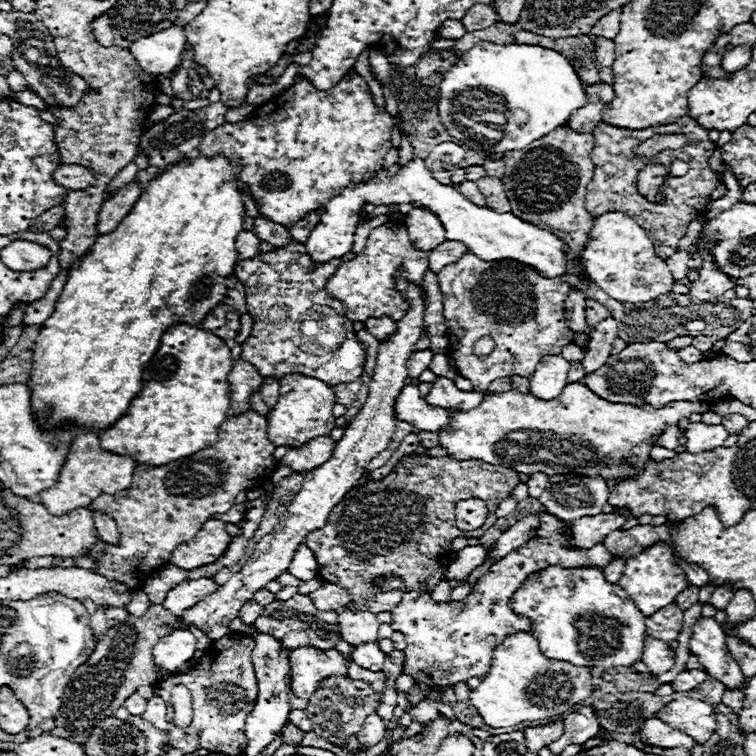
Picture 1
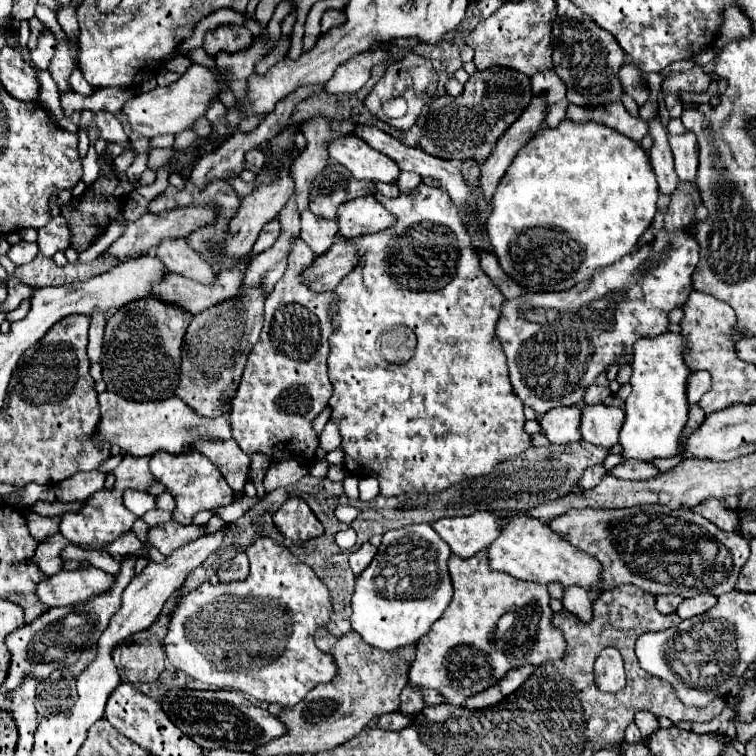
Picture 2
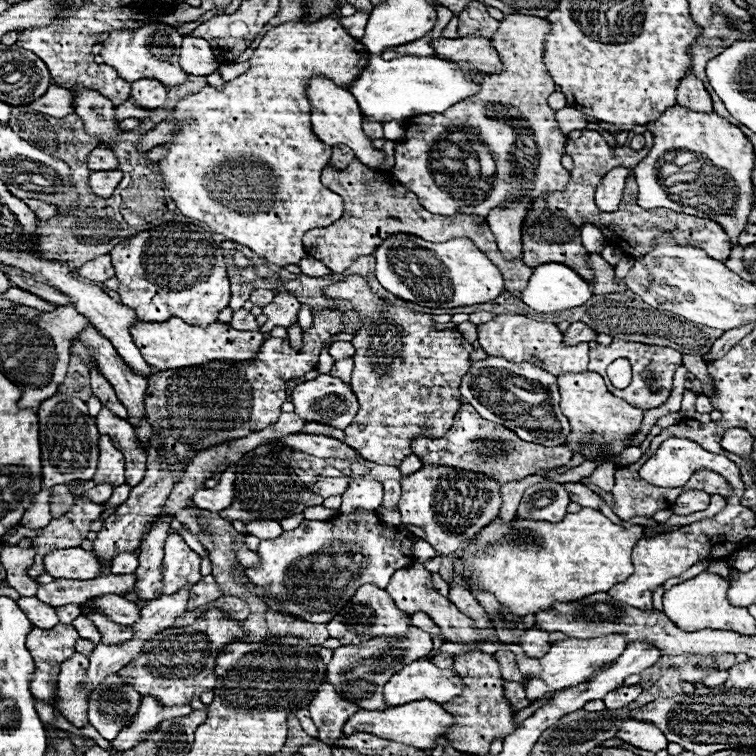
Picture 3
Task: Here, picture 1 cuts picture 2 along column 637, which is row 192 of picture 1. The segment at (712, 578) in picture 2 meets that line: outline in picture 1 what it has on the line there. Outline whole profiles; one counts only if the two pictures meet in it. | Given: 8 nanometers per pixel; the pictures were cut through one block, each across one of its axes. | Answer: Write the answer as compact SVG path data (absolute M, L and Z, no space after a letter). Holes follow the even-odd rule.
M558 128L554 130L554 134L532 142L524 150L510 150L504 154L506 176L502 178L502 182L512 204L512 214L526 222L534 222L544 230L560 230L569 234L573 239L572 250L578 248L578 245L580 250L584 249L592 228L592 216L584 206L586 186L592 180L594 172L594 164L590 160L592 148L592 134L578 134L570 128Z

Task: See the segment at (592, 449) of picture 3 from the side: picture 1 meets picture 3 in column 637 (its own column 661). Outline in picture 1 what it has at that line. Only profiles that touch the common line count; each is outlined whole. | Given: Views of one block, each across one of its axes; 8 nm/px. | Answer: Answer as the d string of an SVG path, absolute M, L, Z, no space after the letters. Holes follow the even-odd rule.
M570 382L566 390L554 402L542 402L530 394L522 394L518 390L510 392L490 392L482 400L480 406L472 410L450 410L454 414L454 422L450 422L450 430L440 436L440 444L448 450L448 456L458 460L482 460L490 464L498 464L504 468L512 468L516 472L532 474L544 472L548 476L556 474L580 474L580 476L602 476L606 482L622 482L626 478L634 478L642 474L652 446L656 446L658 436L670 424L678 424L682 418L690 414L704 414L706 408L700 402L670 402L662 408L644 406L638 408L634 404L614 404L596 396L588 386L580 382Z

